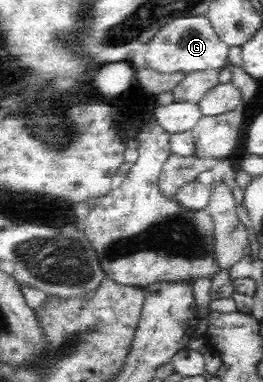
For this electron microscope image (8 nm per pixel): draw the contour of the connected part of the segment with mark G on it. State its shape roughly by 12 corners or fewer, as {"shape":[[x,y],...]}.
{"shape":[[207,16],[176,18],[144,60],[166,73],[220,70],[229,46]]}

